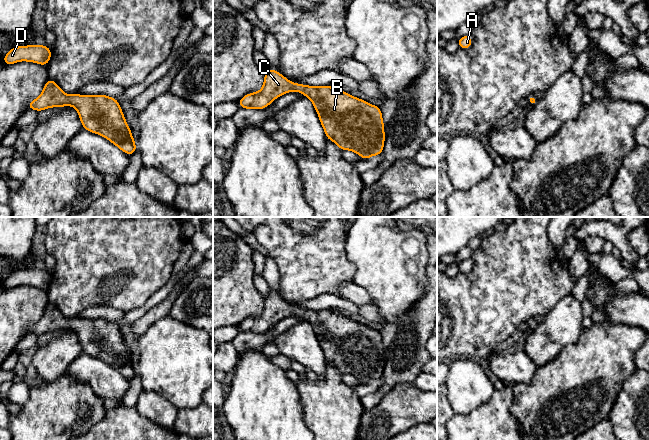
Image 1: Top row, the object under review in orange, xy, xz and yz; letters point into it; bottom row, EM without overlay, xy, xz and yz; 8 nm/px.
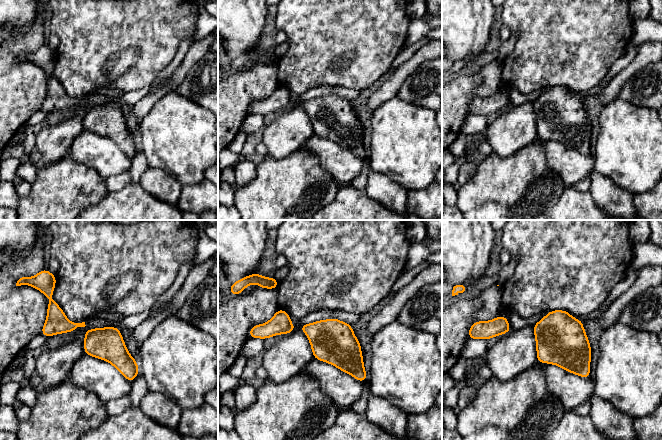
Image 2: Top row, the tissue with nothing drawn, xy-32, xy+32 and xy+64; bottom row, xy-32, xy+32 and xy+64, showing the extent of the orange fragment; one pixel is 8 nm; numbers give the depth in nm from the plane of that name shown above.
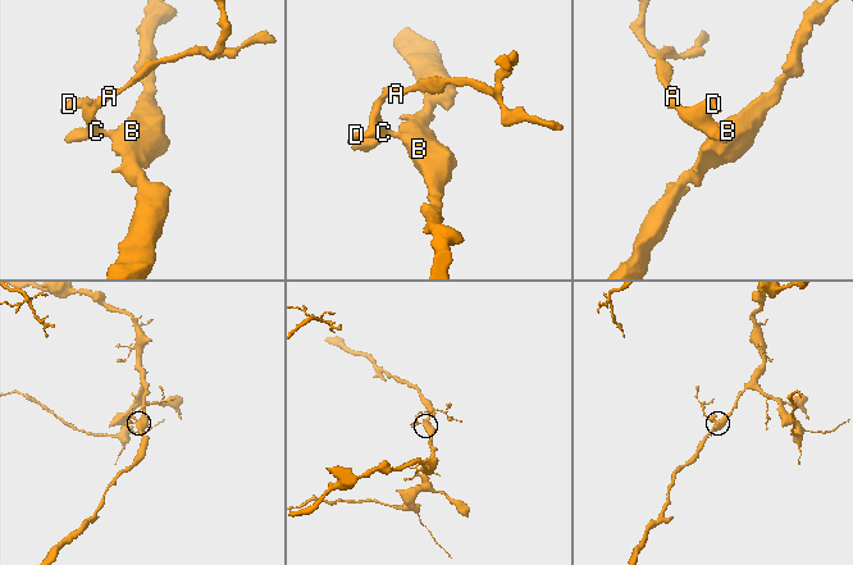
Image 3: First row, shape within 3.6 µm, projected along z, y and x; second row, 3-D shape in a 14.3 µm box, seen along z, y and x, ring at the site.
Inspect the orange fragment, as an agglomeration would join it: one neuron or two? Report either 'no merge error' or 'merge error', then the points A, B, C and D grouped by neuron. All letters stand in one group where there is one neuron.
no merge error; A B C D

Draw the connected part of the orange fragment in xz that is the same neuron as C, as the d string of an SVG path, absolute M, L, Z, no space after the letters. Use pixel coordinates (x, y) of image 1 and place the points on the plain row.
M270 292L264 298L262 313L255 317L246 318L238 327L240 332L260 334L269 330L277 321L290 315L303 317L312 325L327 363L336 367L341 375L351 374L360 379L363 384L383 377L385 357L380 331L330 309L317 311L293 307L281 297Z

